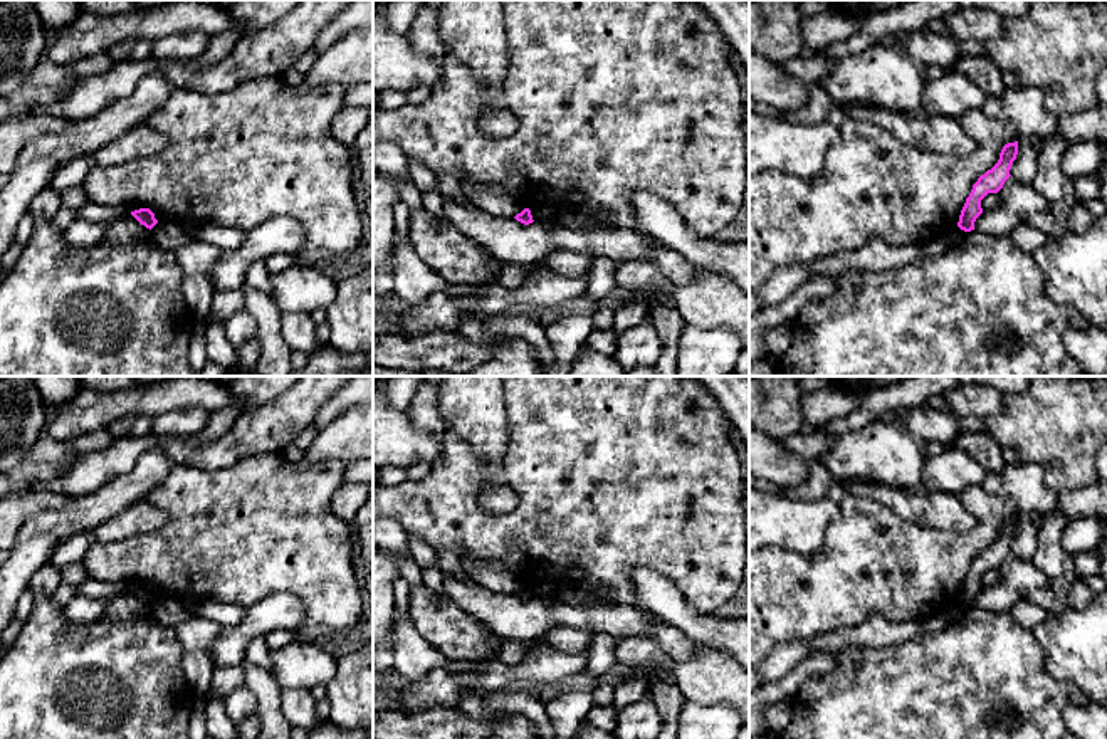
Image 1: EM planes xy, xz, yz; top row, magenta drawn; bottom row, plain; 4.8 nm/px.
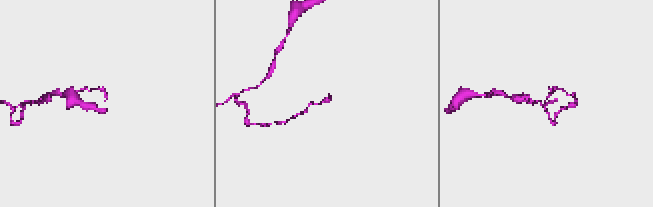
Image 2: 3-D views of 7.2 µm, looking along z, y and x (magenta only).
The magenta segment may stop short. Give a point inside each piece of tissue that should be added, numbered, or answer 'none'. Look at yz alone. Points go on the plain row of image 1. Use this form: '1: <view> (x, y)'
none

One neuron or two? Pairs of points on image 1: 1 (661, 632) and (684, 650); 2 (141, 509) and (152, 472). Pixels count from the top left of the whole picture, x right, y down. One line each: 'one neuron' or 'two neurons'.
1: one neuron
2: two neurons

